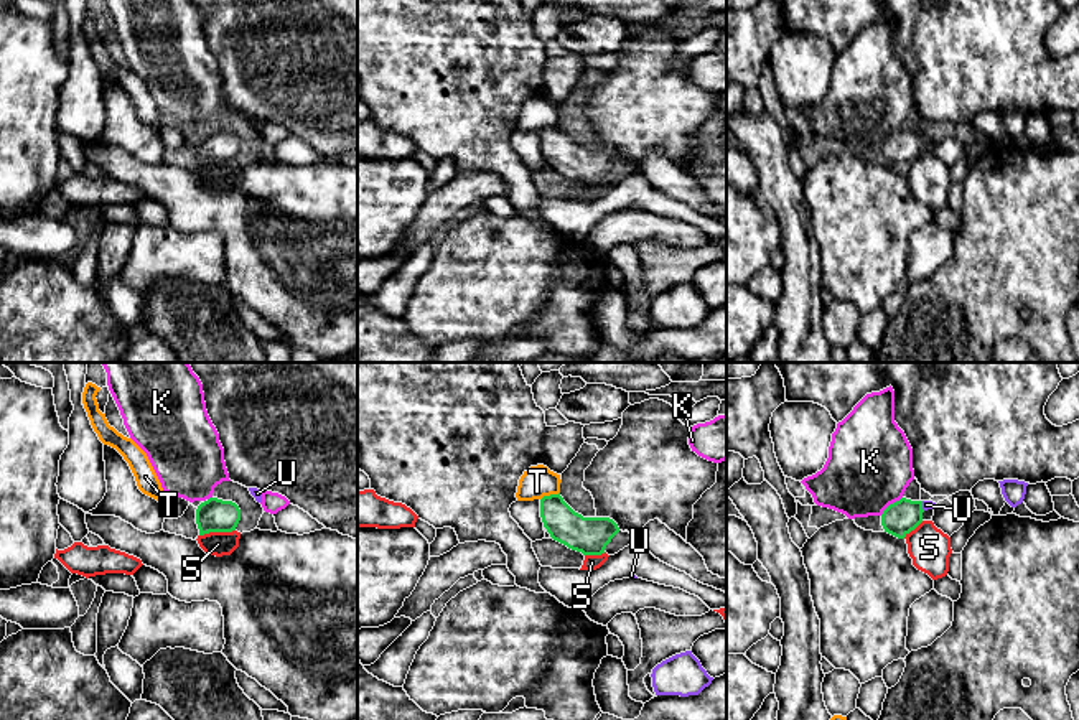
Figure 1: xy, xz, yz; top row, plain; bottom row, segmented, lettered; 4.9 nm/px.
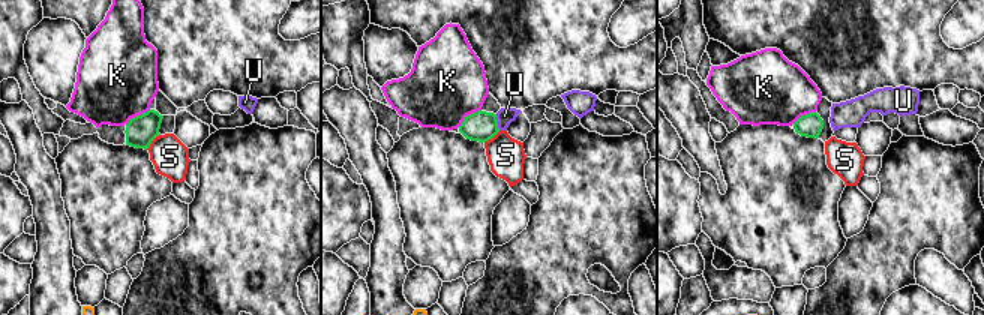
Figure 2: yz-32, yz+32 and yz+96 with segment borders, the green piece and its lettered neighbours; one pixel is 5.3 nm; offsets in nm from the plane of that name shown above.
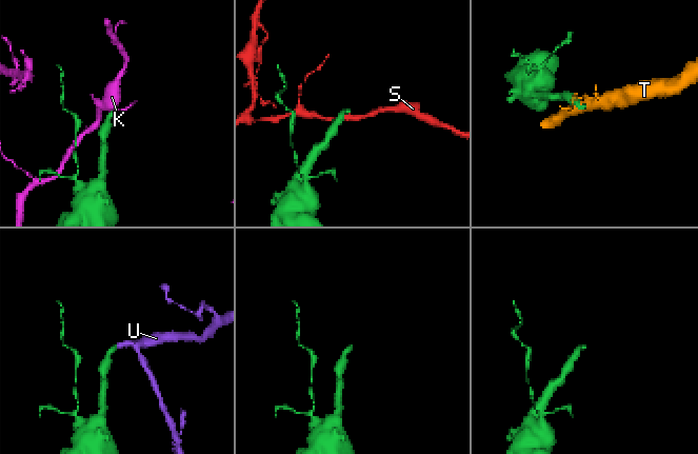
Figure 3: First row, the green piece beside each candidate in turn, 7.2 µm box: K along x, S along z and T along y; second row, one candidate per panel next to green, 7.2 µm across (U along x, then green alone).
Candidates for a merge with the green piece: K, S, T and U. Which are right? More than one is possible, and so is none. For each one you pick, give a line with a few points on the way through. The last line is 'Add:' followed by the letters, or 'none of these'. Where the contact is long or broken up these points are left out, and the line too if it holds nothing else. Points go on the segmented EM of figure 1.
U: Path across: yz (903, 516), (921, 506), (926, 504)
Add: U

